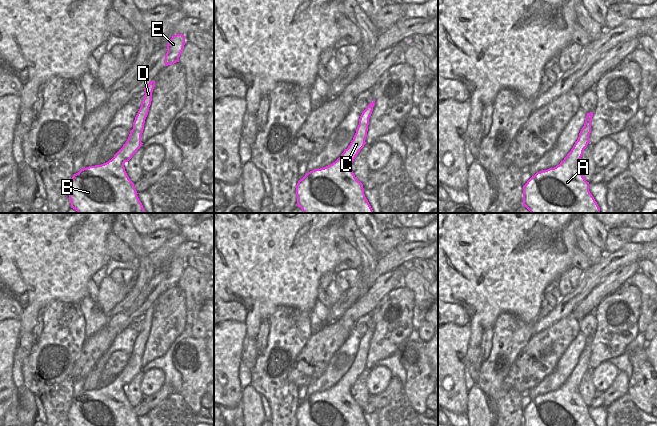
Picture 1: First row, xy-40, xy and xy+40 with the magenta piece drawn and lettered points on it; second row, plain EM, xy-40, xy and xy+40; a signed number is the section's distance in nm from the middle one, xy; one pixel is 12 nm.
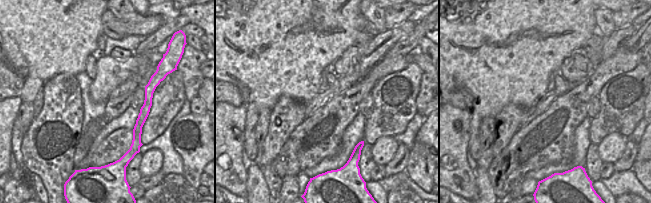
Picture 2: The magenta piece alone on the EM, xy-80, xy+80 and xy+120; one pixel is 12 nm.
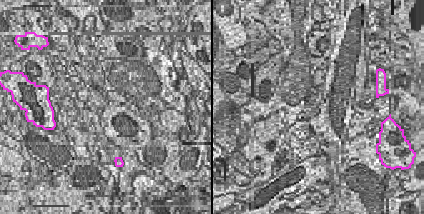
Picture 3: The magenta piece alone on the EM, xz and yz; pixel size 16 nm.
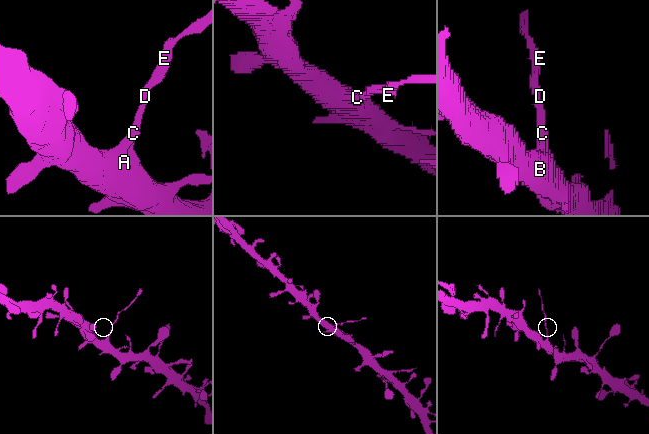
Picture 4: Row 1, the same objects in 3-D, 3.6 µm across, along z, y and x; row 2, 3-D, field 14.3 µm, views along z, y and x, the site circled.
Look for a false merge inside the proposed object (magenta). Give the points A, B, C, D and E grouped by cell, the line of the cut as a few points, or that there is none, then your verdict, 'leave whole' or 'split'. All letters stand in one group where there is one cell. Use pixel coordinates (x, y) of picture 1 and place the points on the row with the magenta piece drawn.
A B C / D E | xy-40 (133, 128), (139, 133), (140, 146) | split

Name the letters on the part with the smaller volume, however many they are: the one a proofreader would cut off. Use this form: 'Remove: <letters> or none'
Remove: D, E

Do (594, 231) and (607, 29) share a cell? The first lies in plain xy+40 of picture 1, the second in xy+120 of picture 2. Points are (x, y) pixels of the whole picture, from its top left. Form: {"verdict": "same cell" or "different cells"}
{"verdict": "same cell"}

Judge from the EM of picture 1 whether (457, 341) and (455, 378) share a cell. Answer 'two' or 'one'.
one

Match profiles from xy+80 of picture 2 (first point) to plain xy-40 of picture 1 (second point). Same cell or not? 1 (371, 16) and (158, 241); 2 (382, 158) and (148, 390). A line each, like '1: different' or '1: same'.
1: different
2: same

